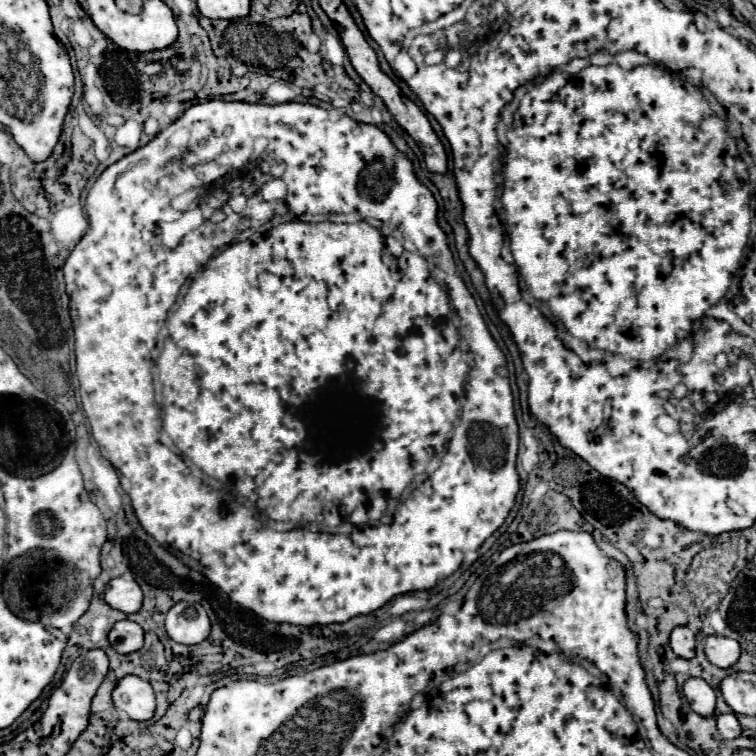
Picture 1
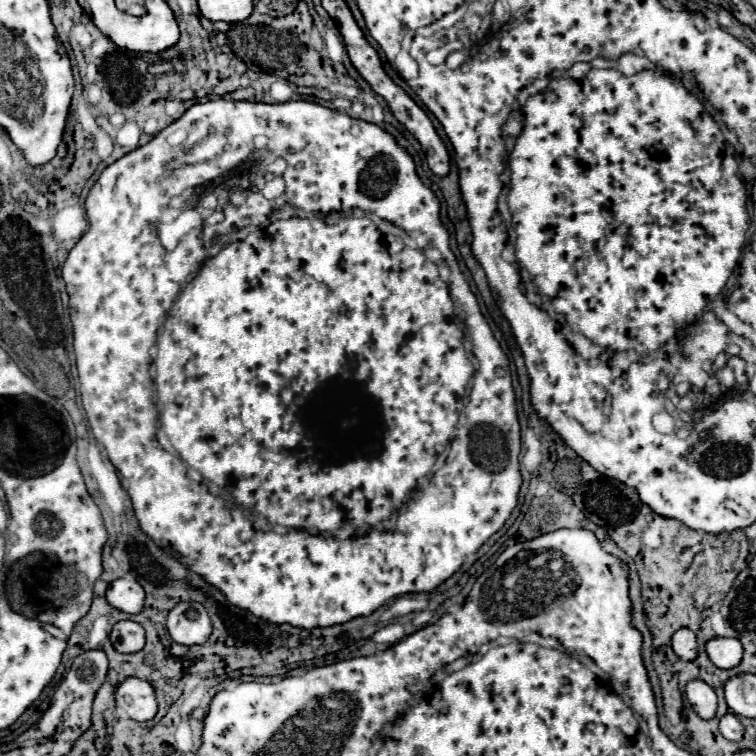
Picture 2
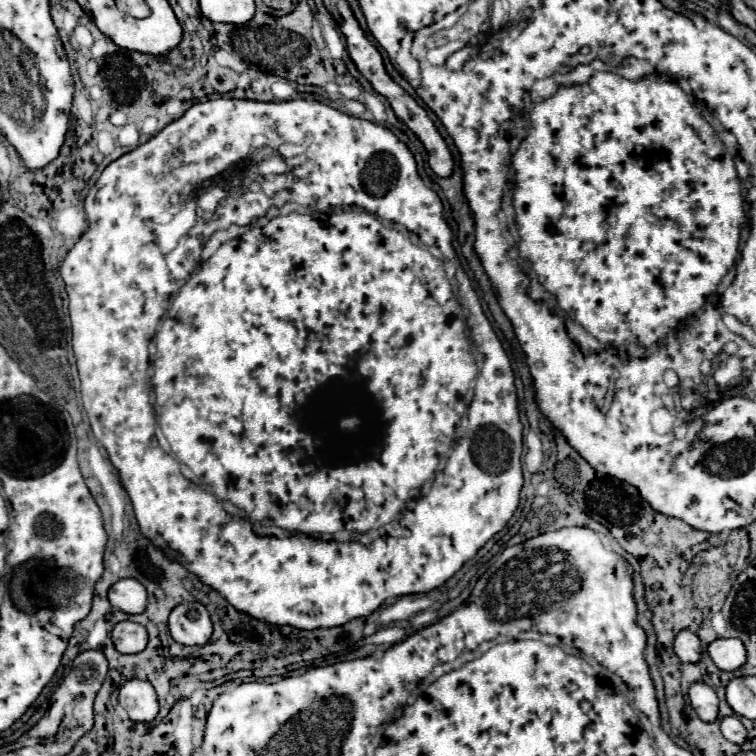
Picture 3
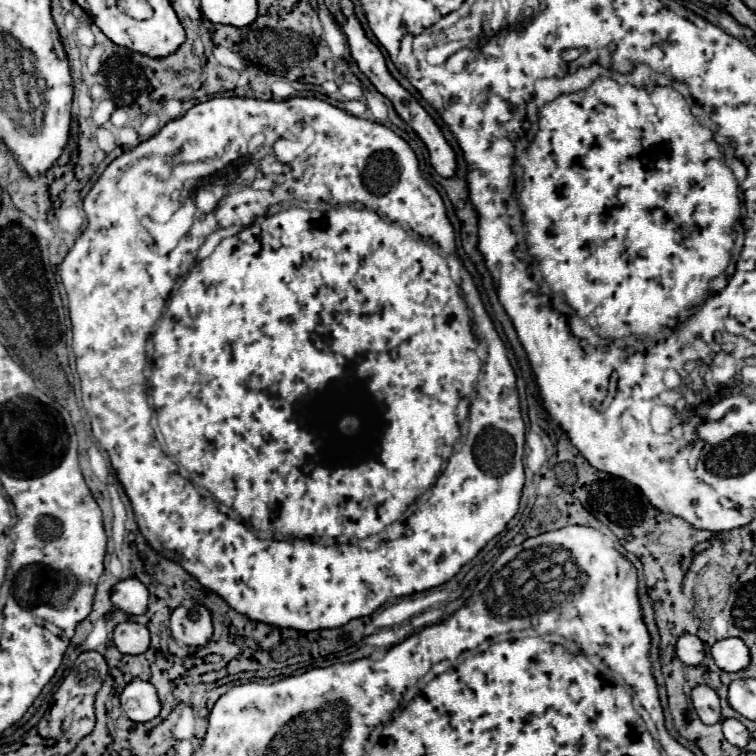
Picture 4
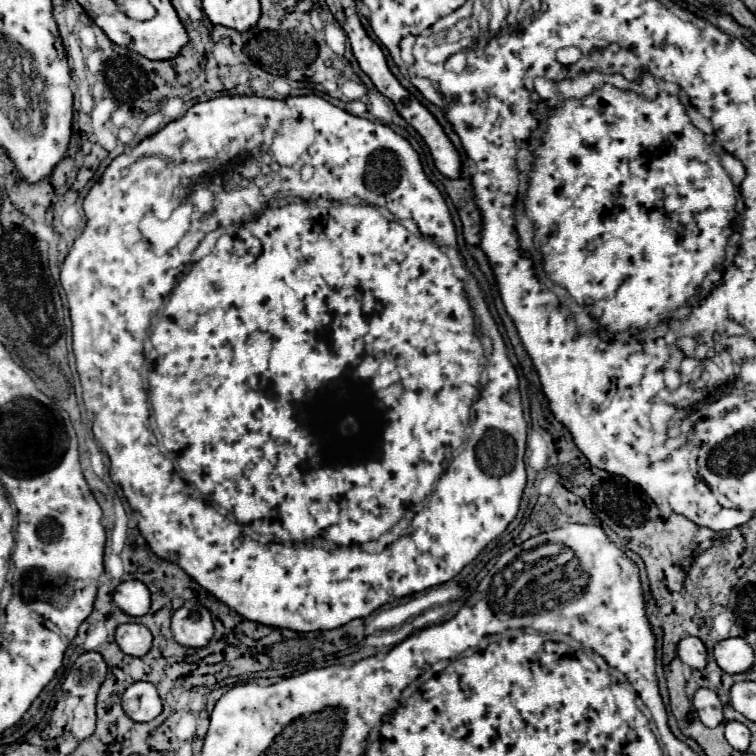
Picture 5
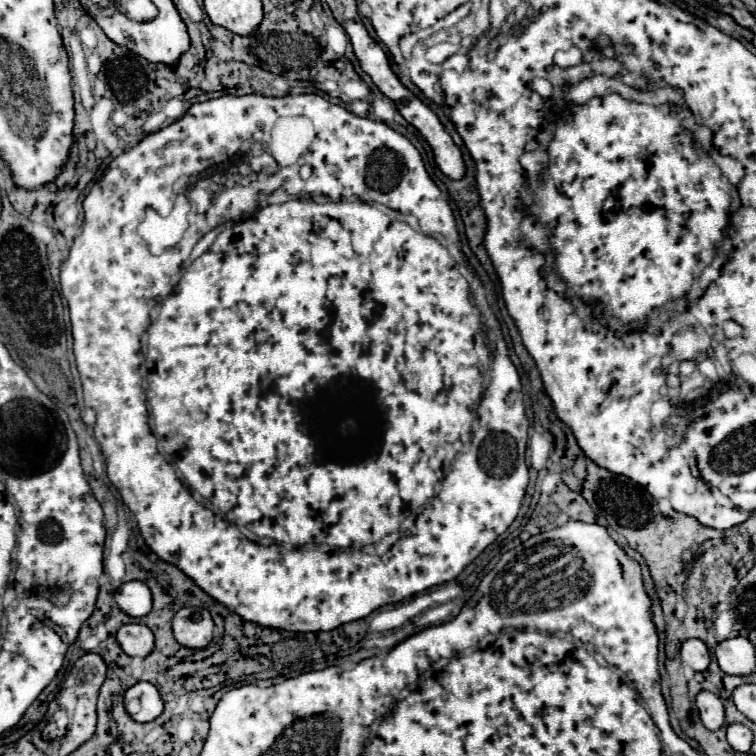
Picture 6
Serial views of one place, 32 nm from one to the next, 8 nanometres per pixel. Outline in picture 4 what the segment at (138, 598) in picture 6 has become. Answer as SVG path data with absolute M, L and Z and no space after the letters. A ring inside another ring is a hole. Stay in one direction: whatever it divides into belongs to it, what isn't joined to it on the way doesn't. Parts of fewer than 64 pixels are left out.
M122 580L112 590L112 602L126 614L144 614L148 610L148 588L140 580Z

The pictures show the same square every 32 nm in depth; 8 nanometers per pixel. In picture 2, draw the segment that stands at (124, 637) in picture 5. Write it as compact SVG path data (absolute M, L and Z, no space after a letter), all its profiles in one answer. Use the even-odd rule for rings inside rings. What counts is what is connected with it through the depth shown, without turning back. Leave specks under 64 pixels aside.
M124 620L112 628L110 640L118 652L124 652L124 654L140 652L146 644L146 632L140 624L132 620Z

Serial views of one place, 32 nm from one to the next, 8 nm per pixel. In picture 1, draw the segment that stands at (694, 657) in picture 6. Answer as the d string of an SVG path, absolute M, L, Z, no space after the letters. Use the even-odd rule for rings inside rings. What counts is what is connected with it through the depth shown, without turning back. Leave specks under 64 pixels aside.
M678 626L670 634L670 646L672 646L674 654L680 656L680 658L686 658L686 660L694 658L694 654L696 654L696 636L686 626Z

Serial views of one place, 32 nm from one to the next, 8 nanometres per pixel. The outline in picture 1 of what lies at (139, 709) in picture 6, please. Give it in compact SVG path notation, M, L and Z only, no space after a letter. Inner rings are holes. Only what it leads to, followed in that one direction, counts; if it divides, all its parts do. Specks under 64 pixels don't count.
M126 676L116 684L112 692L116 708L128 714L132 720L150 720L156 712L156 698L154 690L148 680L140 680L138 676Z

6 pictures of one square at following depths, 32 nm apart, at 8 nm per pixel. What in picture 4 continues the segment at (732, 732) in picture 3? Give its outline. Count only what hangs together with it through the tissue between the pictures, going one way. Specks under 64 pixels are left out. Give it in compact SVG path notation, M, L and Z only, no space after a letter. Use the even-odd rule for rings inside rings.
M734 718L724 720L722 726L724 726L724 736L726 736L726 740L728 740L732 746L744 750L746 744L750 742L750 732L746 730L746 726L744 726L742 722L734 720Z

